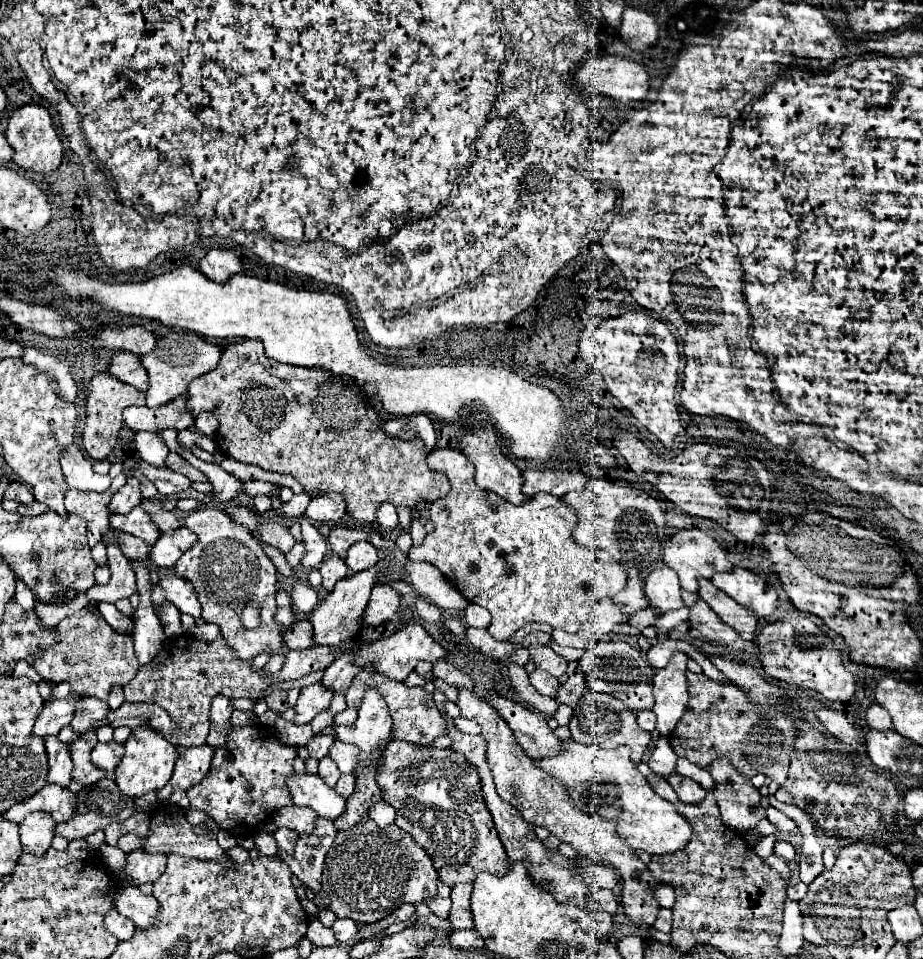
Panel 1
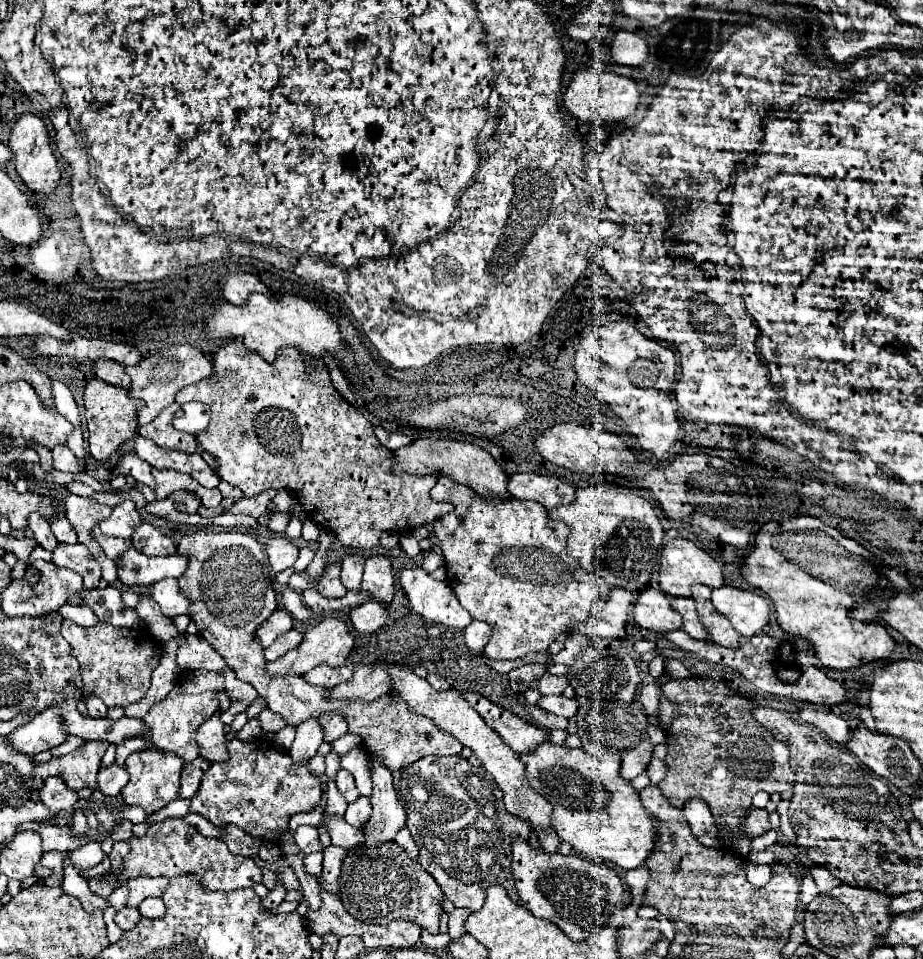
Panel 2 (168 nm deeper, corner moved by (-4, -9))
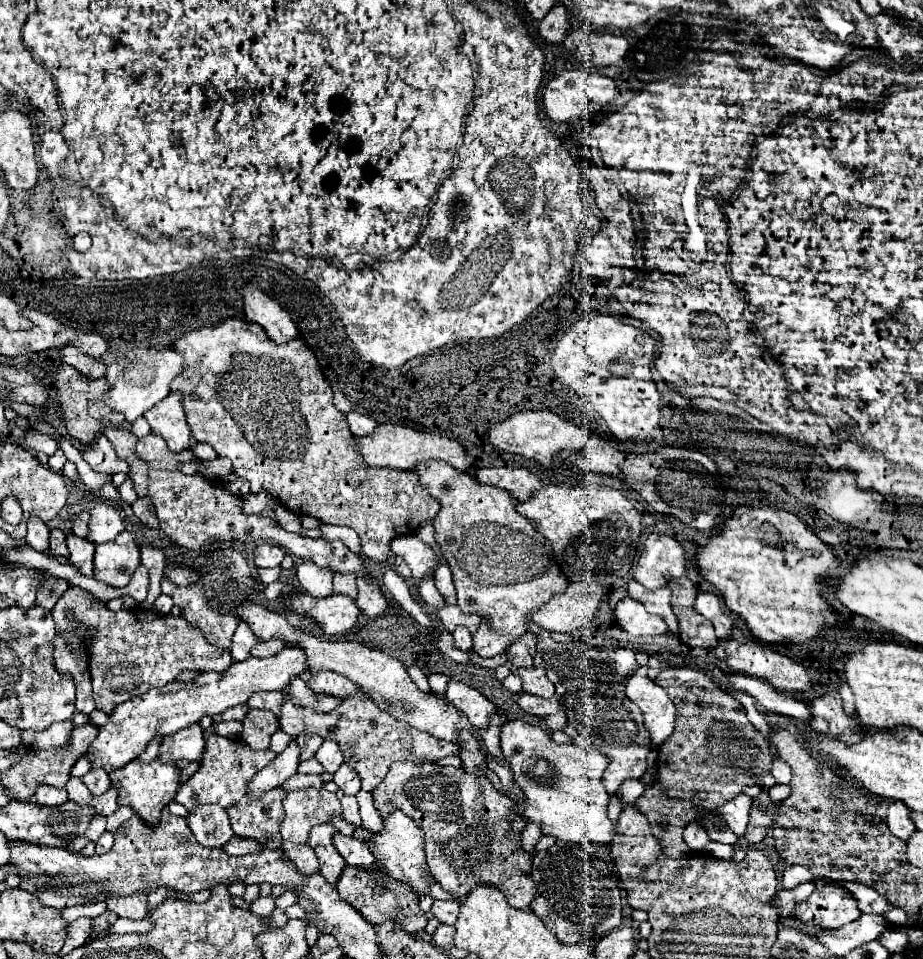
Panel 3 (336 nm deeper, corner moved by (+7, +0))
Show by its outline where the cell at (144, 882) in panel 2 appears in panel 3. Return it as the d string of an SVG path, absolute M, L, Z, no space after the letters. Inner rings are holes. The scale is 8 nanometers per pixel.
M146 893L138 895L128 895L128 897L110 897L106 903L106 909L116 913L118 917L126 919L144 919L148 909L146 909Z

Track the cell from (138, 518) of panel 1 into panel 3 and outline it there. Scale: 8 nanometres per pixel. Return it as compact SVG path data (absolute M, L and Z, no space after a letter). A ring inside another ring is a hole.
M144 545L140 559L142 559L142 565L144 565L144 567L148 569L148 573L150 573L148 597L146 597L146 601L144 601L144 605L150 609L152 603L162 595L160 583L162 583L162 575L164 575L164 561L166 561L166 557L164 557L164 553L162 553L160 549L154 549L154 547L150 547L150 545Z

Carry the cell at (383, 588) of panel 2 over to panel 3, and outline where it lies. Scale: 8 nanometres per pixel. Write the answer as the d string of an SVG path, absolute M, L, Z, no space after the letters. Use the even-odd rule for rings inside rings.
M358 579L358 599L356 605L358 609L366 615L366 617L378 617L384 613L384 609L388 607L386 597L382 595L378 583L370 583L368 579Z

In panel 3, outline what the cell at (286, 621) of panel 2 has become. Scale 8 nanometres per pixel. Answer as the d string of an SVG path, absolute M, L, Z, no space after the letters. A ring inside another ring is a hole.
M240 623L232 635L232 647L230 653L234 657L234 661L244 661L250 657L250 649L258 643L258 639L254 639L254 633L250 631L250 627L246 627L246 623Z

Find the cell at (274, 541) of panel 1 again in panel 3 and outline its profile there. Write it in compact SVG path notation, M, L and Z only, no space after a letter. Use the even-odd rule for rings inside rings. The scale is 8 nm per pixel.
M260 543L254 551L254 563L256 567L278 567L284 559L286 551L278 545L272 545L272 543Z

